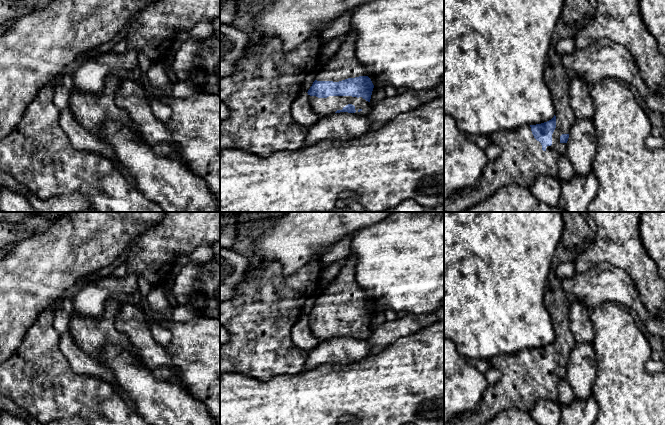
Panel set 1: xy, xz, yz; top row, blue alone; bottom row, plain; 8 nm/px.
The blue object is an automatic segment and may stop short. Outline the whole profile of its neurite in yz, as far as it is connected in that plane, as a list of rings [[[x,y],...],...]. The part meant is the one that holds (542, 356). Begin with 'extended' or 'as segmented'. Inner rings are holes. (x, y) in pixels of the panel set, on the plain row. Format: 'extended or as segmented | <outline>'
extended | [[[551,271],[545,283],[544,304],[552,318],[555,331],[554,341],[544,347],[536,349],[523,349],[511,355],[500,355],[489,360],[490,367],[501,371],[501,378],[494,384],[488,385],[482,395],[478,408],[472,413],[464,413],[453,417],[444,425],[483,425],[492,420],[500,412],[512,407],[530,412],[539,399],[558,401],[557,369],[567,367],[570,352],[576,342],[569,328],[570,301],[567,299],[565,289]]]

